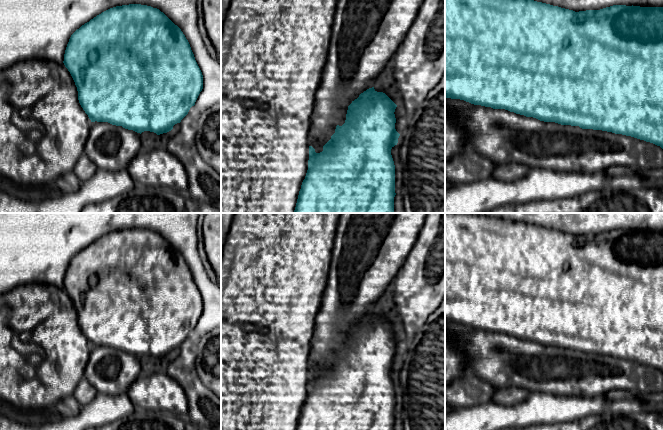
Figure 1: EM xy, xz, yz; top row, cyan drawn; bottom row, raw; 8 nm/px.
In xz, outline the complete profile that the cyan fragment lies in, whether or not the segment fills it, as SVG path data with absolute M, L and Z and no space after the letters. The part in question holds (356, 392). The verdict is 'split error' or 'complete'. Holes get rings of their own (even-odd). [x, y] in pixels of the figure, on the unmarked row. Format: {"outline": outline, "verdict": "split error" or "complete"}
{"outline": "M374 311L367 313L352 325L348 330L346 344L342 350L337 349L331 363L323 370L323 375L316 377L309 370L308 394L299 415L296 430L394 430L395 417L395 389L391 379L391 373L397 369L400 358L395 353L395 333L397 329L383 316L377 316Z", "verdict": "complete"}

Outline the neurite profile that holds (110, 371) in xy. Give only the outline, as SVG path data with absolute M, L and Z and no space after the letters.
M91 346L84 378L101 394L127 393L141 375L140 357L108 346Z

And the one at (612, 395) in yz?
M611 390L602 396L603 398L609 401L615 401L621 399L632 399L634 397L637 399L636 397L637 395L641 395L641 394L632 391L627 391L627 390Z

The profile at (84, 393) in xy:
M82 378L74 391L73 396L81 406L84 406L93 401L97 394L97 390L85 378Z

